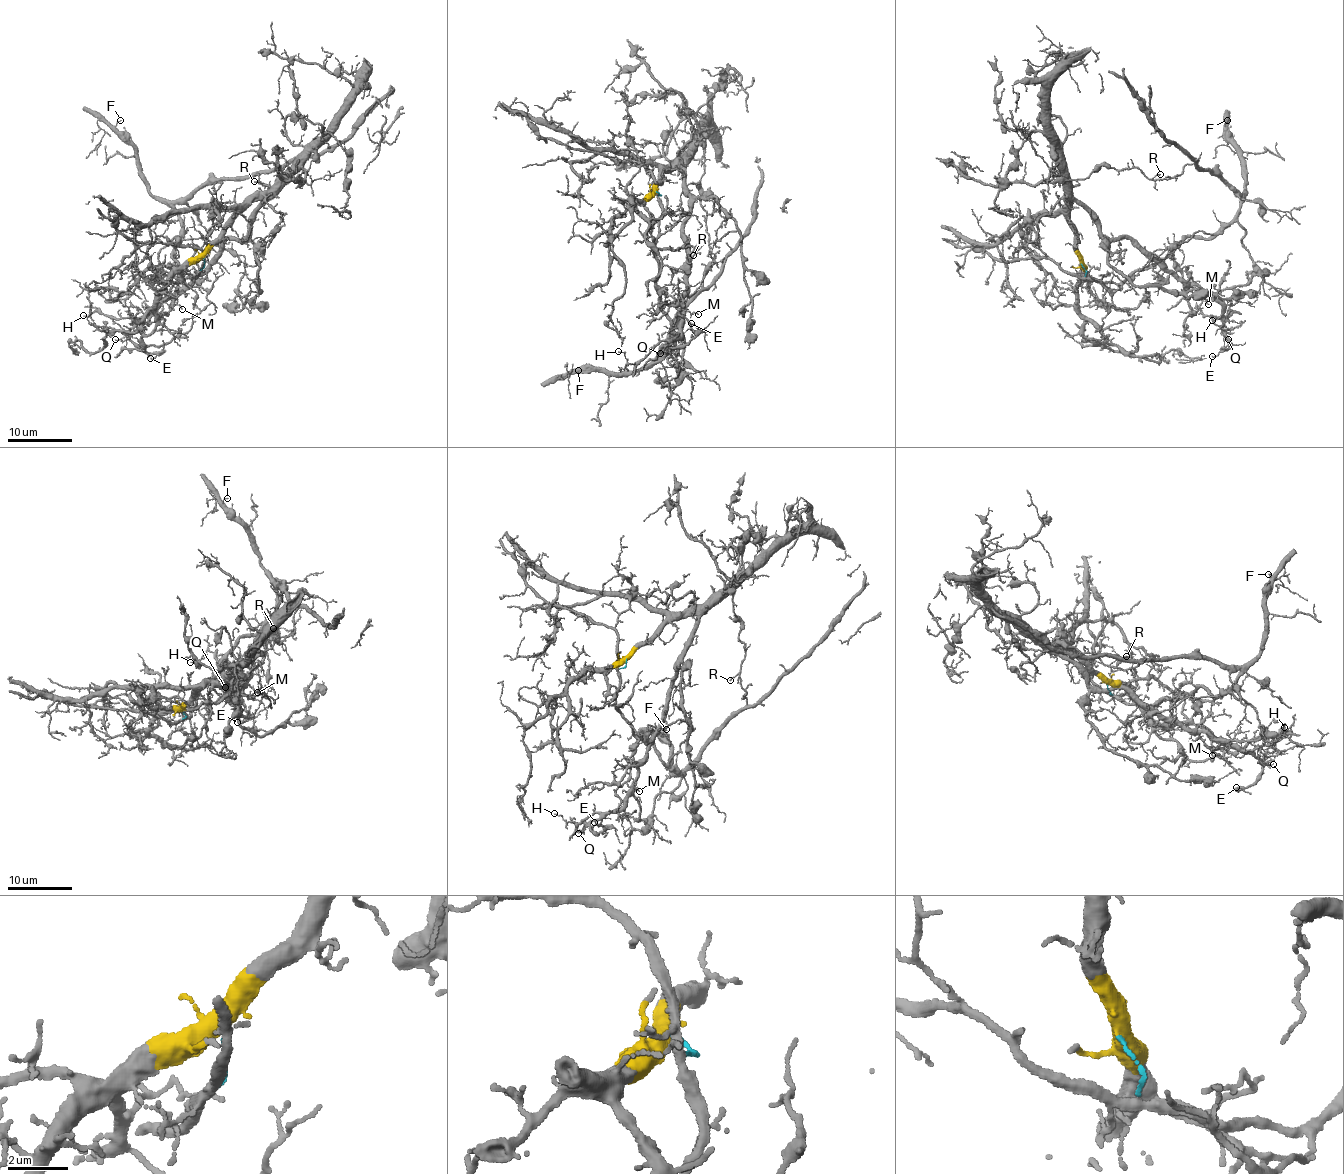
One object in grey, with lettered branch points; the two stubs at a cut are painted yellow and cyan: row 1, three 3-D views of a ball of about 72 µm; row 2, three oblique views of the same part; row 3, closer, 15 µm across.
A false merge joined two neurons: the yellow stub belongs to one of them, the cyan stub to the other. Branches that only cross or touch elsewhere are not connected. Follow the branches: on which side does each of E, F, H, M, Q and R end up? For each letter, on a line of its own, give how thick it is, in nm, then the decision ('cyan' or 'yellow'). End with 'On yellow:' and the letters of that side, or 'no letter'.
E: calibre 110 nm; yellow
F: calibre 90 nm; cyan
H: calibre 100 nm; yellow
M: calibre 110 nm; cyan
Q: calibre 90 nm; yellow
R: calibre 120 nm; cyan
On yellow: E, H, Q

